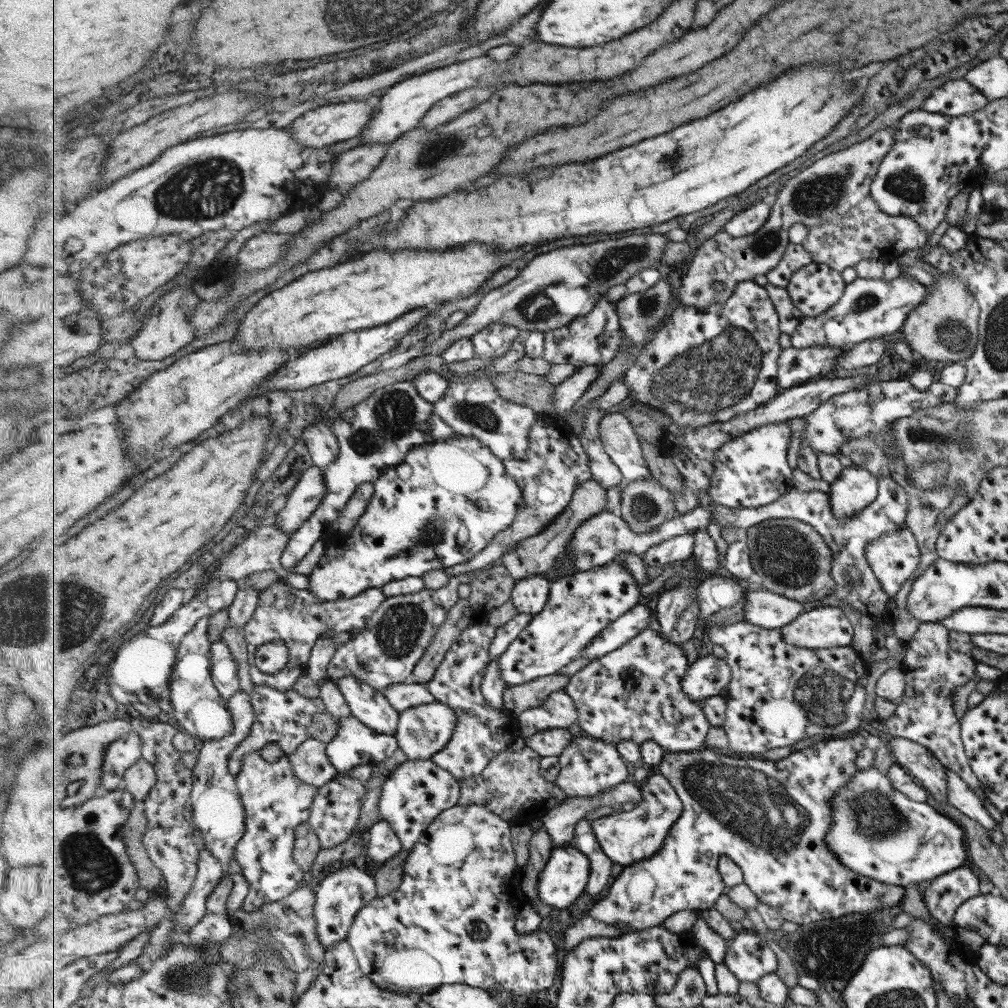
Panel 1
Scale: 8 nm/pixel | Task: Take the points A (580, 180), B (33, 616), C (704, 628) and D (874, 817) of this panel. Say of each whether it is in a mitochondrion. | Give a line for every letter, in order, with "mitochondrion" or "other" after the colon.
A: other
B: mitochondrion
C: other
D: mitochondrion

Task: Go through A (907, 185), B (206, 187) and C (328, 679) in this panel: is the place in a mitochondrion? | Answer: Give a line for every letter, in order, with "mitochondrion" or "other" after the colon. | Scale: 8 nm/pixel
A: mitochondrion
B: mitochondrion
C: other

